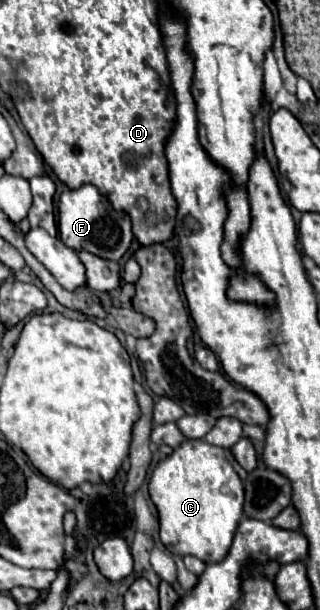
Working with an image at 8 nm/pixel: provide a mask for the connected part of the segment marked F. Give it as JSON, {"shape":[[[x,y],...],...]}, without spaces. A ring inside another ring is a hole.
{"shape":[[[92,184],[62,192],[58,202],[58,234],[68,248],[76,252],[86,250],[106,260],[120,260],[134,240],[130,218],[124,212],[116,212]]]}

